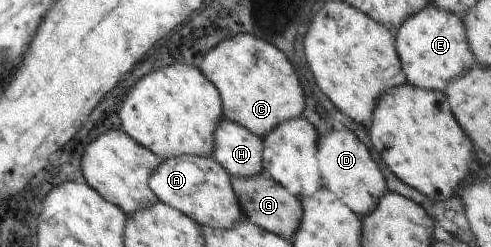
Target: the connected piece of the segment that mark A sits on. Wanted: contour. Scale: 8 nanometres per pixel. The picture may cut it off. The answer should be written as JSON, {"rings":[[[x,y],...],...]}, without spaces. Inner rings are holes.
{"rings":[[[182,155],[162,160],[150,175],[148,186],[161,203],[185,214],[199,226],[229,229],[245,217],[232,190],[229,174],[211,155]]]}

